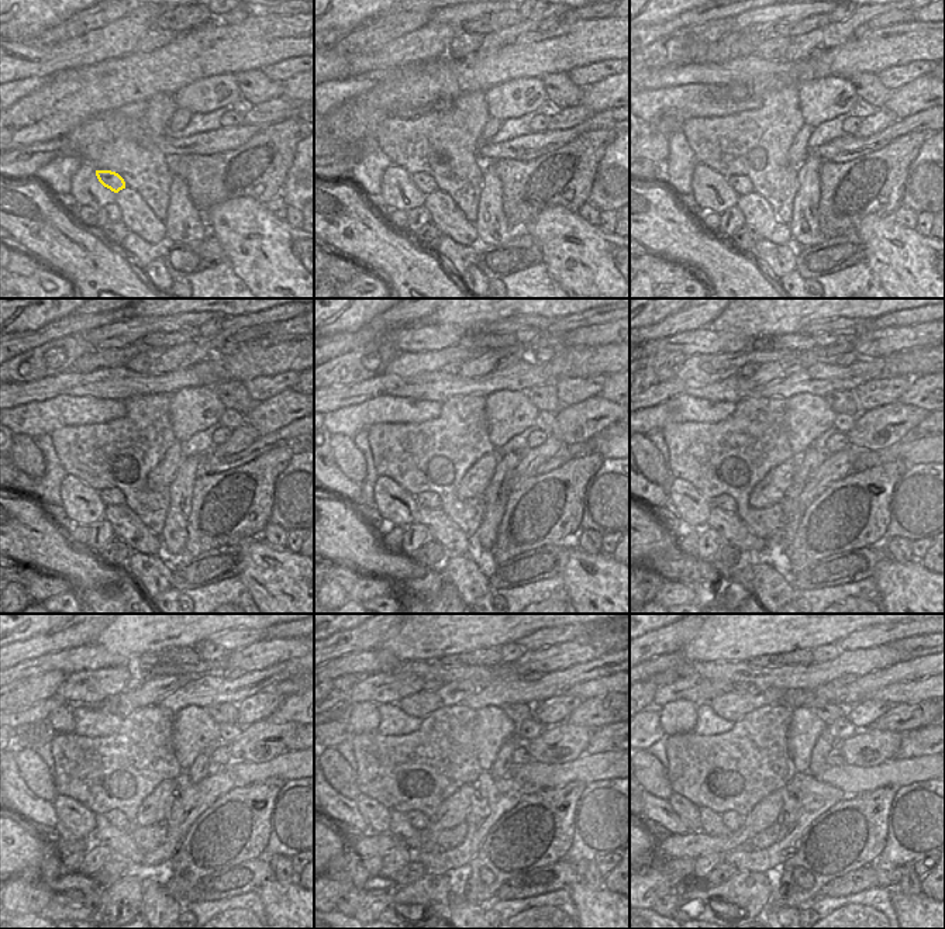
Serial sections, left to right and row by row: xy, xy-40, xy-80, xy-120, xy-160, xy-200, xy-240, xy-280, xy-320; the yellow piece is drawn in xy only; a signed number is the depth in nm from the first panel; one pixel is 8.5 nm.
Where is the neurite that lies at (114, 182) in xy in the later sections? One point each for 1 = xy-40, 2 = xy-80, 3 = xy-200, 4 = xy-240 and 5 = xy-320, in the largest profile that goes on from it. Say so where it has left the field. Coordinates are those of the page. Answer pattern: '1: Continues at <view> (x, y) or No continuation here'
1: Continues at xy-40 (426, 183)
2: Continues at xy-80 (742, 185)
3: Continues at xy-200 (748, 501)
4: Continues at xy-240 (104, 819)
5: Continues at xy-320 (733, 821)

